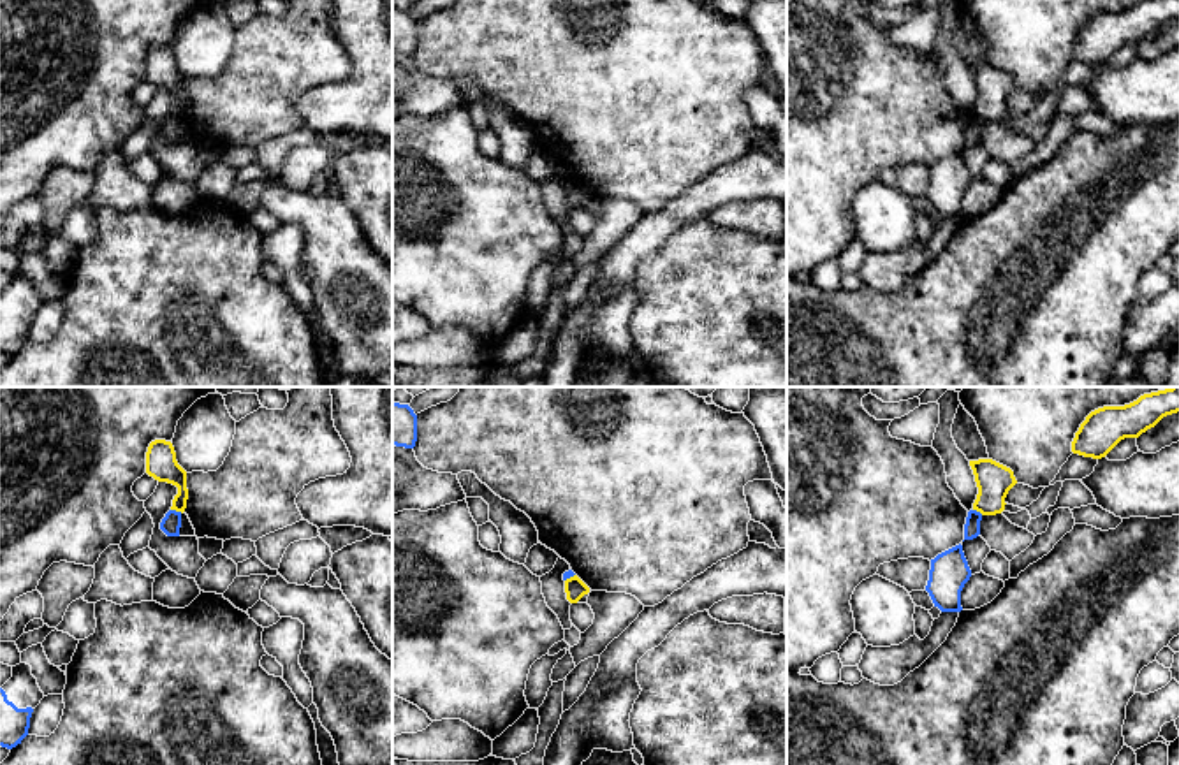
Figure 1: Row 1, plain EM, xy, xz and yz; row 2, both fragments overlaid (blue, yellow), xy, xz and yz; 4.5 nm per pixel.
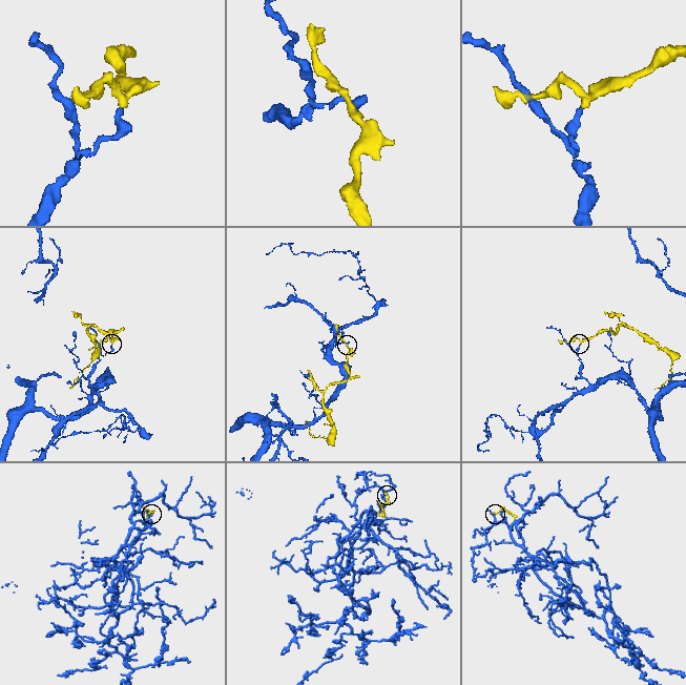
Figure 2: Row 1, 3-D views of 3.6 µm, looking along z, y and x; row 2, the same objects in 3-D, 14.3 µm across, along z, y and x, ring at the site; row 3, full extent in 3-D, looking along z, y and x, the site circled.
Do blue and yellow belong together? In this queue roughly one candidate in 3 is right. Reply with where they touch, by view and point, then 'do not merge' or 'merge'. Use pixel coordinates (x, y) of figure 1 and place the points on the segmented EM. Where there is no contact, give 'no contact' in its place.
meets blue in xy at (175, 510); do not merge

